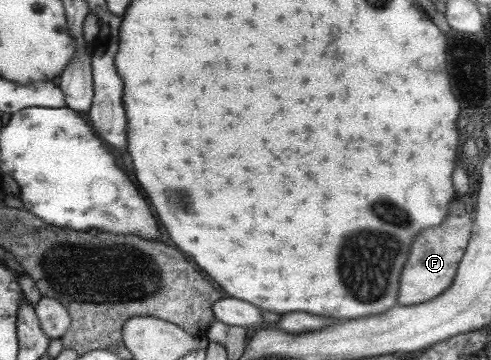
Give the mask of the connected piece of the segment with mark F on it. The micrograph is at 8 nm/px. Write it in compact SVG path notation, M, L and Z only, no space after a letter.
M463 201L452 203L447 217L439 226L431 226L414 238L409 262L403 266L402 276L399 278L399 304L403 306L419 305L434 300L453 284L455 274L458 274L458 266L466 254L467 242L473 237L471 228L474 222L469 218Z

